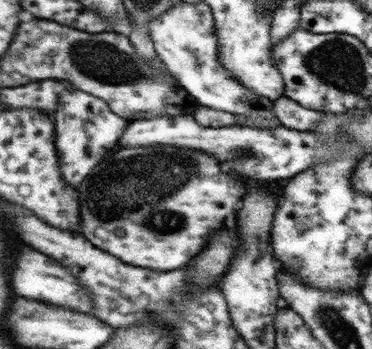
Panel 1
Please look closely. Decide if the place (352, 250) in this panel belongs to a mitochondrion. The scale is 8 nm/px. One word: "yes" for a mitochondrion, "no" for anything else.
no

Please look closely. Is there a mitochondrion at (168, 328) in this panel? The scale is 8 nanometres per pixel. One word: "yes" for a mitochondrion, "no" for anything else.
no

